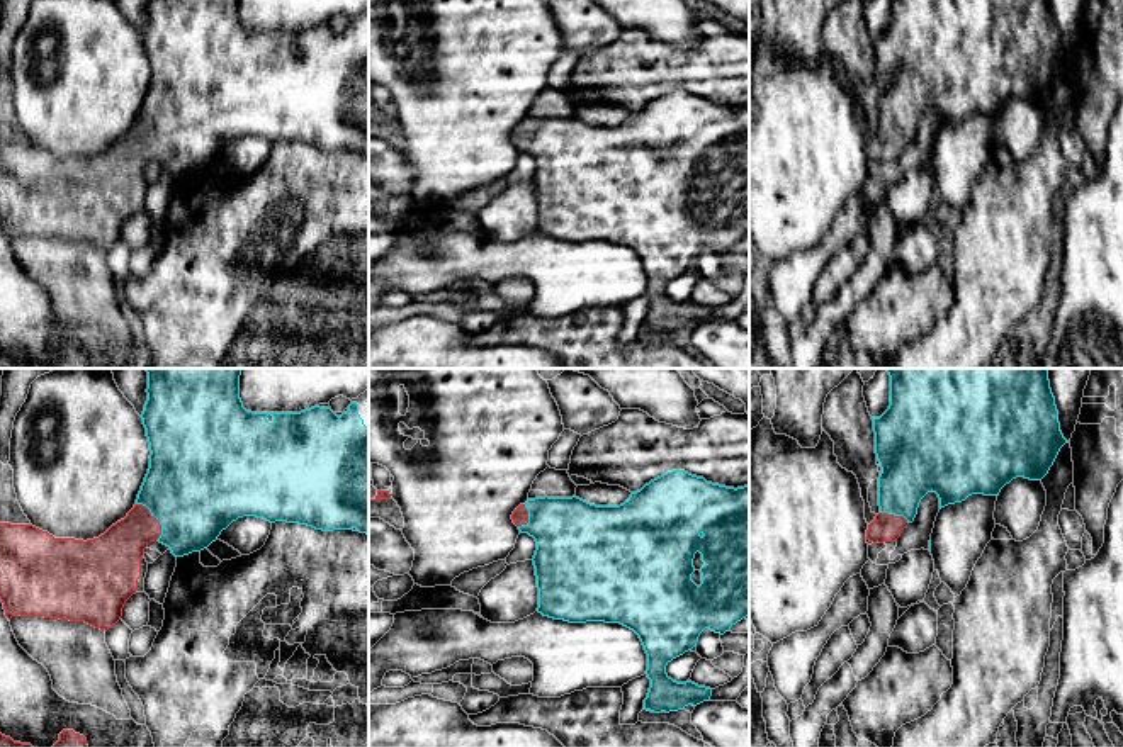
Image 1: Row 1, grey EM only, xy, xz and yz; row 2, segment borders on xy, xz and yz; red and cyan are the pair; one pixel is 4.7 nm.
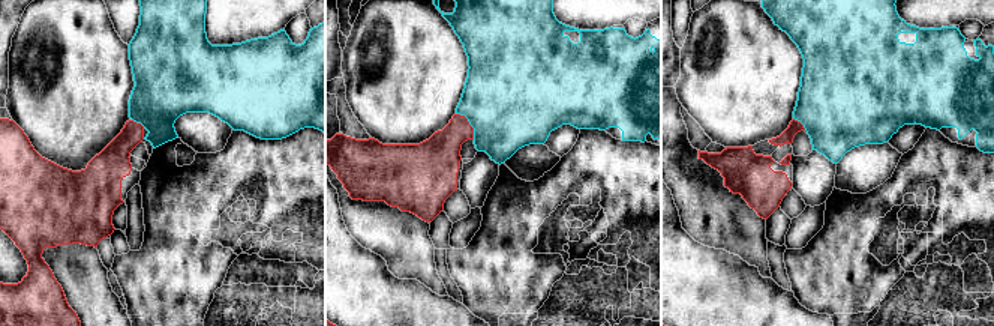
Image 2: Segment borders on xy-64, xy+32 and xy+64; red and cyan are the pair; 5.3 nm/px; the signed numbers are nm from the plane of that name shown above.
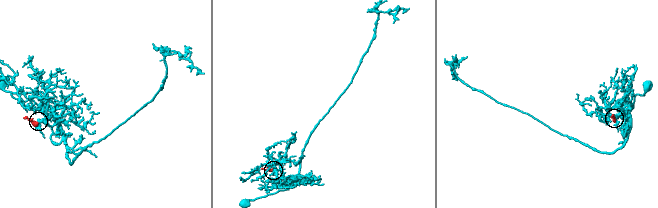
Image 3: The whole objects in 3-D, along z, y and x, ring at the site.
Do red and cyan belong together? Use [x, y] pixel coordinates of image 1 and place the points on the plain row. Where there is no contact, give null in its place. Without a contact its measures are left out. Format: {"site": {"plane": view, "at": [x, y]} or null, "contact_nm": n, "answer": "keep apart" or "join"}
{"site": {"plane": "xy", "at": [155, 138]}, "contact_nm": 200, "answer": "join"}

